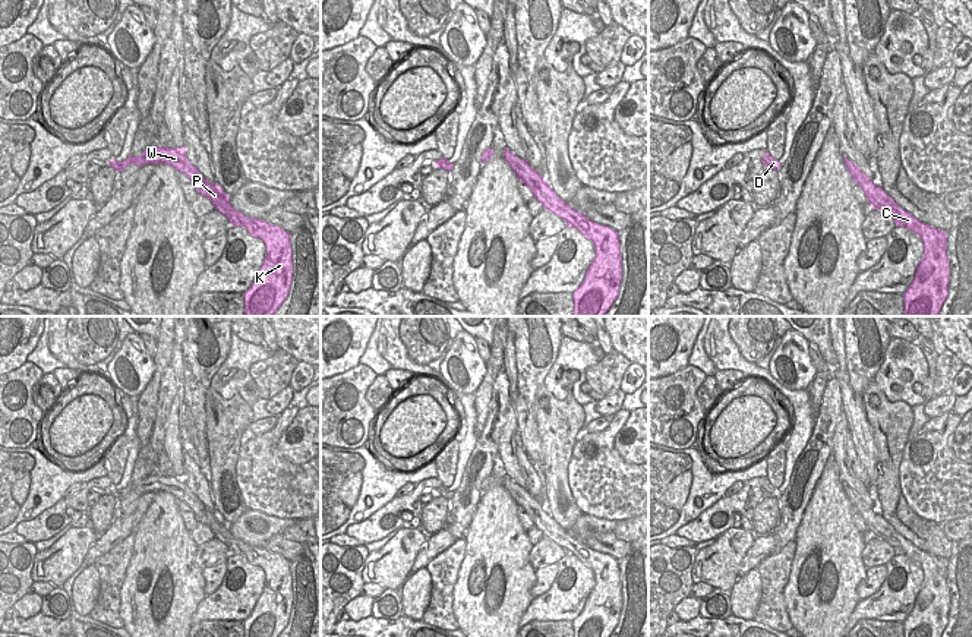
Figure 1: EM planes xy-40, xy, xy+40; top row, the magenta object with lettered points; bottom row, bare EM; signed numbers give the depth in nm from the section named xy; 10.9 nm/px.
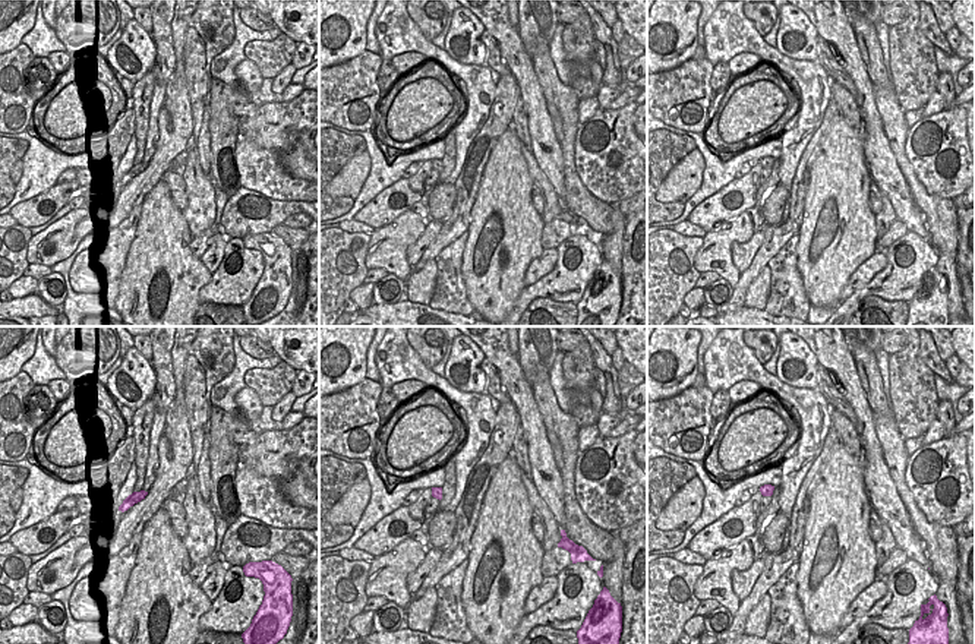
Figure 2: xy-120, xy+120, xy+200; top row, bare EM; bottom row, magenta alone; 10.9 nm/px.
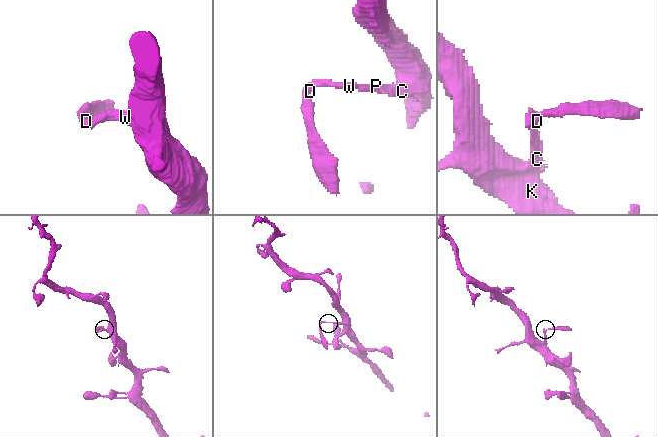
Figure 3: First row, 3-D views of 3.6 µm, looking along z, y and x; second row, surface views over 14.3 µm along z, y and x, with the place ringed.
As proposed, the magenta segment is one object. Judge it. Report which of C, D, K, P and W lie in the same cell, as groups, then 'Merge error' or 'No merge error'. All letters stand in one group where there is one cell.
Groups: C K P / D W. Merge error.

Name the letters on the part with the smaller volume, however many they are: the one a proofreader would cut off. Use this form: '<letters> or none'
D, W

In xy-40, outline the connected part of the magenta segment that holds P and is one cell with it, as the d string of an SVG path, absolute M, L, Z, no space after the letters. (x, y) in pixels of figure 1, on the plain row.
M215 511L195 514L234 555L244 555L265 571L266 583L250 616L243 621L244 637L278 637L288 625L293 609L291 562L280 554L250 546L230 533L230 524Z

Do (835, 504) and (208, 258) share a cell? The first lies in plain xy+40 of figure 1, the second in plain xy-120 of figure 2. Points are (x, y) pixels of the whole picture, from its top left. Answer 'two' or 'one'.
two

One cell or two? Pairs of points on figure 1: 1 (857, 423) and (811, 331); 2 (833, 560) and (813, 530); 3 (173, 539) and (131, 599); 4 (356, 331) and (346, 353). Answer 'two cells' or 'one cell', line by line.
1: one cell
2: one cell
3: one cell
4: one cell

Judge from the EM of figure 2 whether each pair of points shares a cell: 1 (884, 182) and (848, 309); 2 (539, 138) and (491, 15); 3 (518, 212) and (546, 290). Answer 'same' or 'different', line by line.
1: different
2: same
3: different

